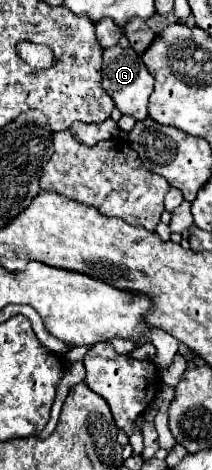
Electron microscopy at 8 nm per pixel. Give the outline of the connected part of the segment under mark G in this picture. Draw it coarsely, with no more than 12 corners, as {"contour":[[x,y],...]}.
{"contour":[[134,49],[104,51],[104,91],[136,121],[154,77]]}

